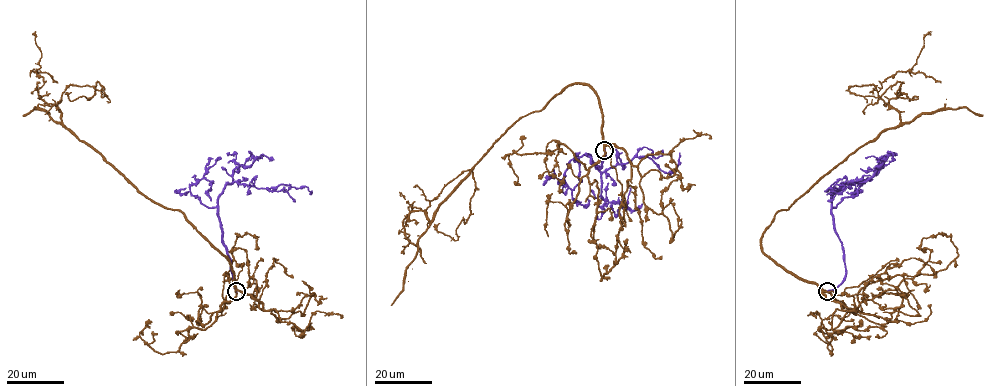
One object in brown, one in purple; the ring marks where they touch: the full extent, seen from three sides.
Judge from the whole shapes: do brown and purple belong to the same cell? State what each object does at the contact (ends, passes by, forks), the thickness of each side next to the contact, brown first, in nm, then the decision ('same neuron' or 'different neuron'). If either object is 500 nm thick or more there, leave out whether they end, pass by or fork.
brown passes by; purple ends; calibres 380 and 400 nm; different neuron

